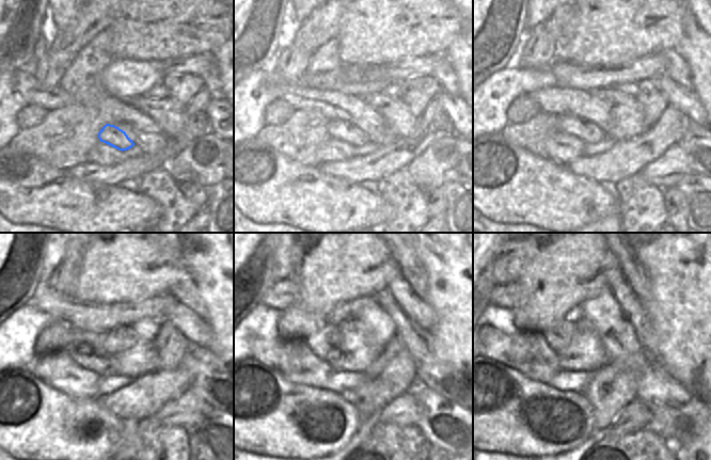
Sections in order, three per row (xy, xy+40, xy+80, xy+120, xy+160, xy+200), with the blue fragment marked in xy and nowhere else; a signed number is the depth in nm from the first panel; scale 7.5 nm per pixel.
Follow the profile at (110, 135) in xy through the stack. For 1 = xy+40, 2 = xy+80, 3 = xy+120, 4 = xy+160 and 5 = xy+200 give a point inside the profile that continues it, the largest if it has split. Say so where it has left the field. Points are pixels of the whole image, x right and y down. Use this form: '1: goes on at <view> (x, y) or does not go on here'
1: goes on at xy+40 (343, 130)
2: goes on at xy+80 (589, 133)
3: goes on at xy+120 (83, 354)
4: goes on at xy+160 (320, 342)
5: goes on at xy+200 (558, 337)

